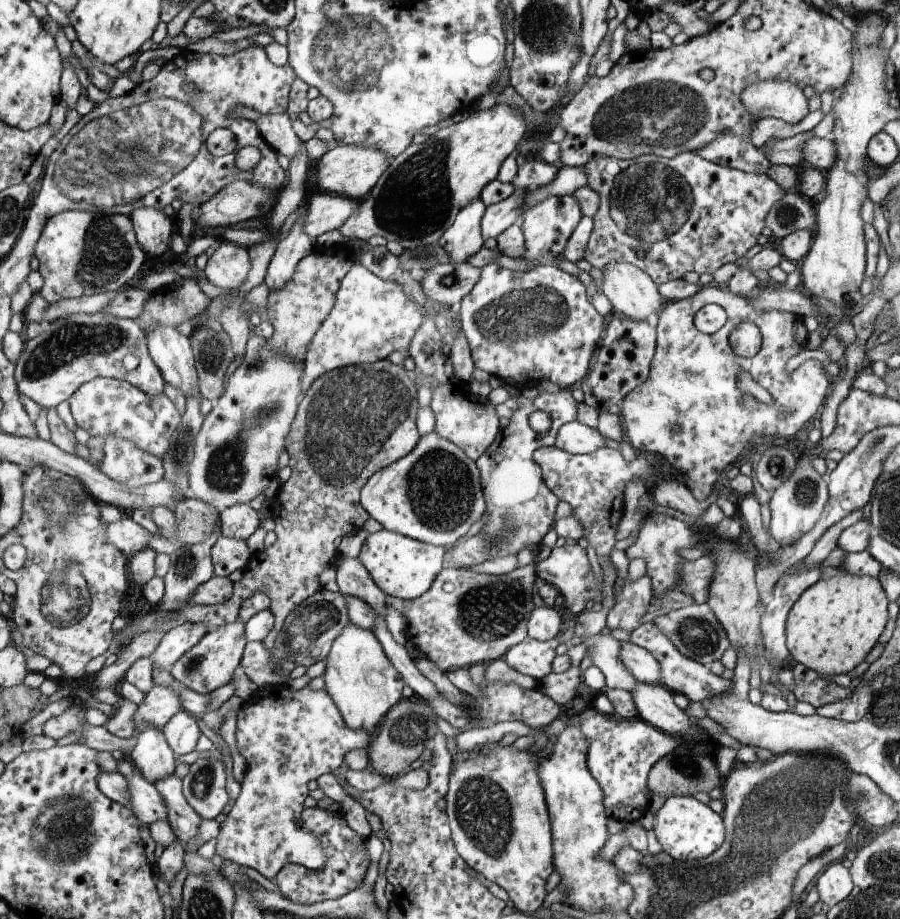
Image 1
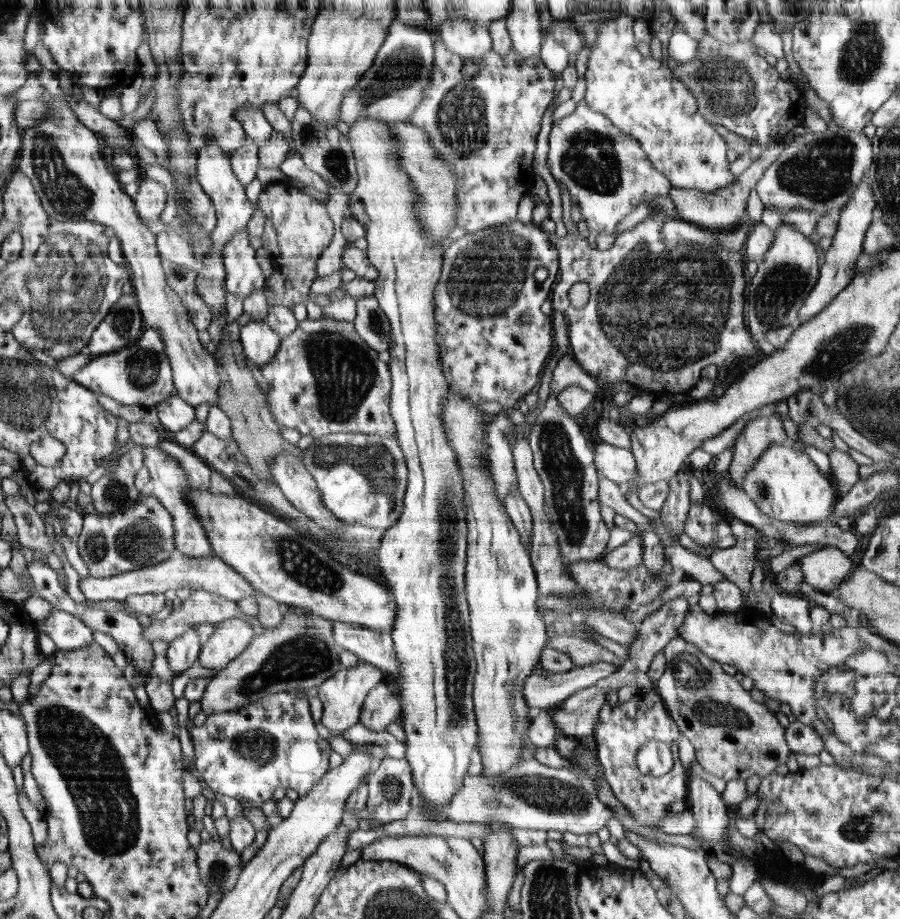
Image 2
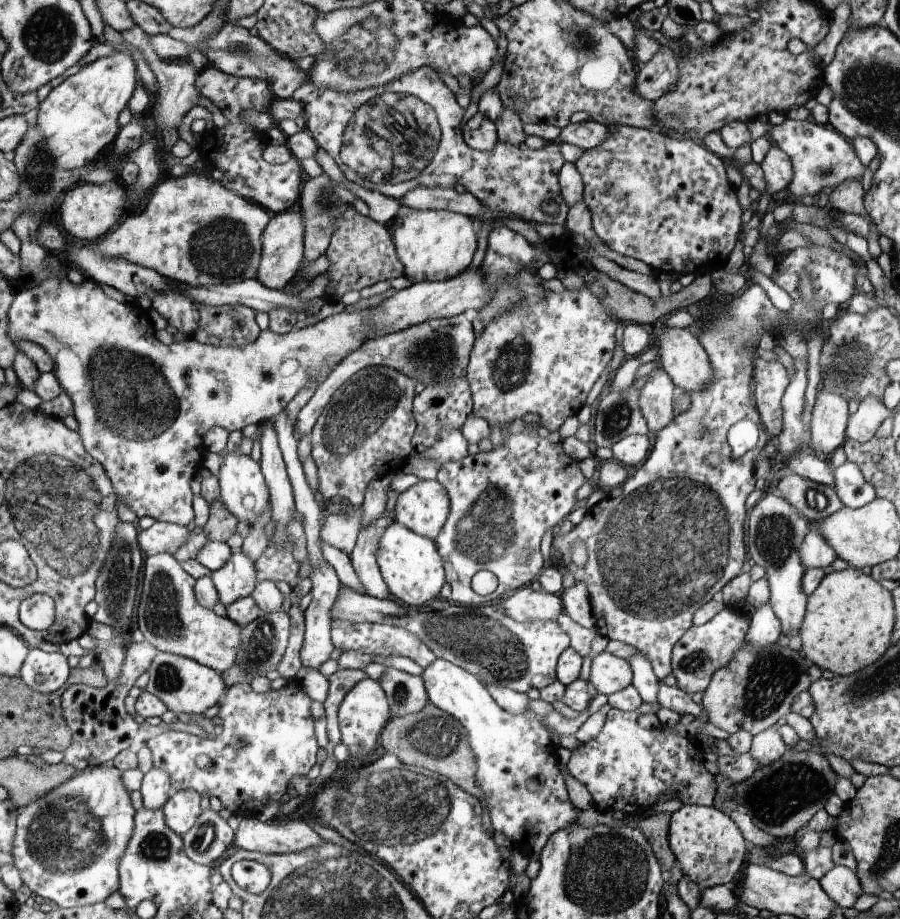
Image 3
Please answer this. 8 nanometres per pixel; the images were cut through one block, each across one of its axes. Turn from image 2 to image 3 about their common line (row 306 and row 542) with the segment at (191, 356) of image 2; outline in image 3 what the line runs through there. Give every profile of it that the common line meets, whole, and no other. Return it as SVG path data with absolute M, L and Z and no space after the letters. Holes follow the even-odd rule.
M155 521L150 528L139 530L137 539L144 557L147 558L158 553L174 555L190 536L191 528L187 526Z

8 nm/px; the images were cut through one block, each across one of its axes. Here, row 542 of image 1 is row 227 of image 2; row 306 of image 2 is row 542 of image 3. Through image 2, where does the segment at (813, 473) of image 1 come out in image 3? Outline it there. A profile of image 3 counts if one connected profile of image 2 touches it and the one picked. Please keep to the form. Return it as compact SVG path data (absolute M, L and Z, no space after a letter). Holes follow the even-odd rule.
M765 493L748 517L748 552L755 564L763 566L769 582L769 605L780 621L781 632L790 638L799 635L807 607L807 596L801 587L805 568L797 550L813 523L803 517L783 496Z

